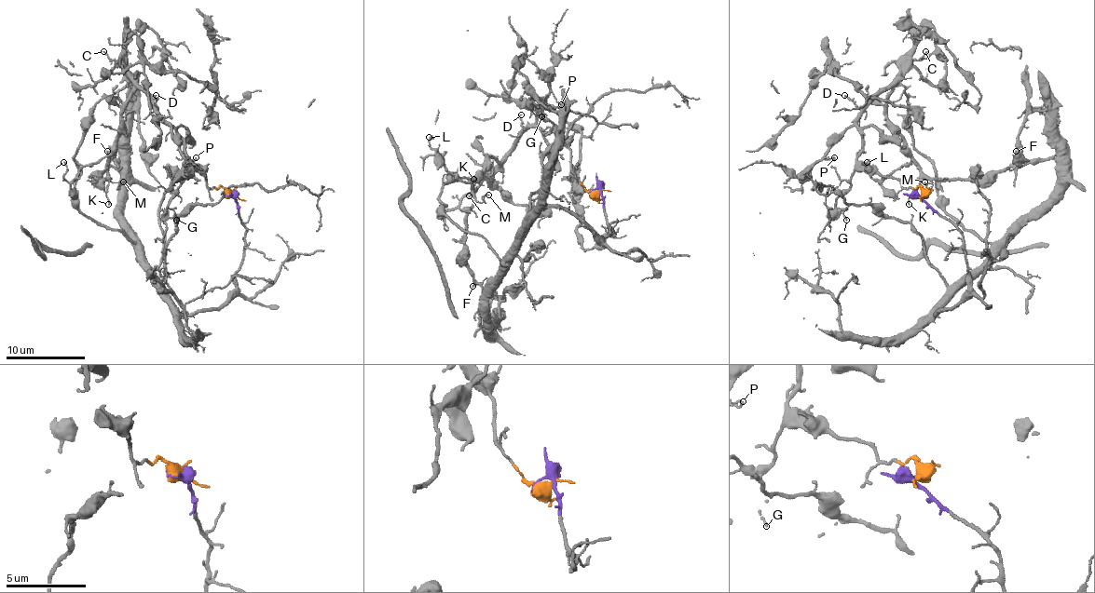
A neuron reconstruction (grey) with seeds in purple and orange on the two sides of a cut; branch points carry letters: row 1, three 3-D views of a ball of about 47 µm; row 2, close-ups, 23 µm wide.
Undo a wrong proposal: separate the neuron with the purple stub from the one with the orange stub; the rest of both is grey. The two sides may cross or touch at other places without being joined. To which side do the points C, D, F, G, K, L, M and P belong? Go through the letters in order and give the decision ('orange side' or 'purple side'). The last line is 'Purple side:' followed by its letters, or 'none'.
C: orange side
D: orange side
F: orange side
G: orange side
K: orange side
L: orange side
M: orange side
P: orange side
Purple side: none

